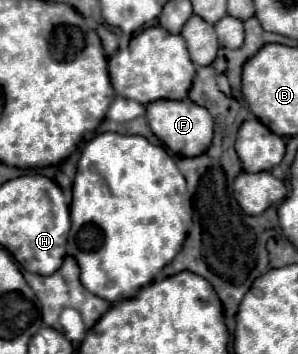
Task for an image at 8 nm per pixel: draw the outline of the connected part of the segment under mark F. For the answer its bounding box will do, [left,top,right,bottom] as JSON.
[146,99,214,157]

